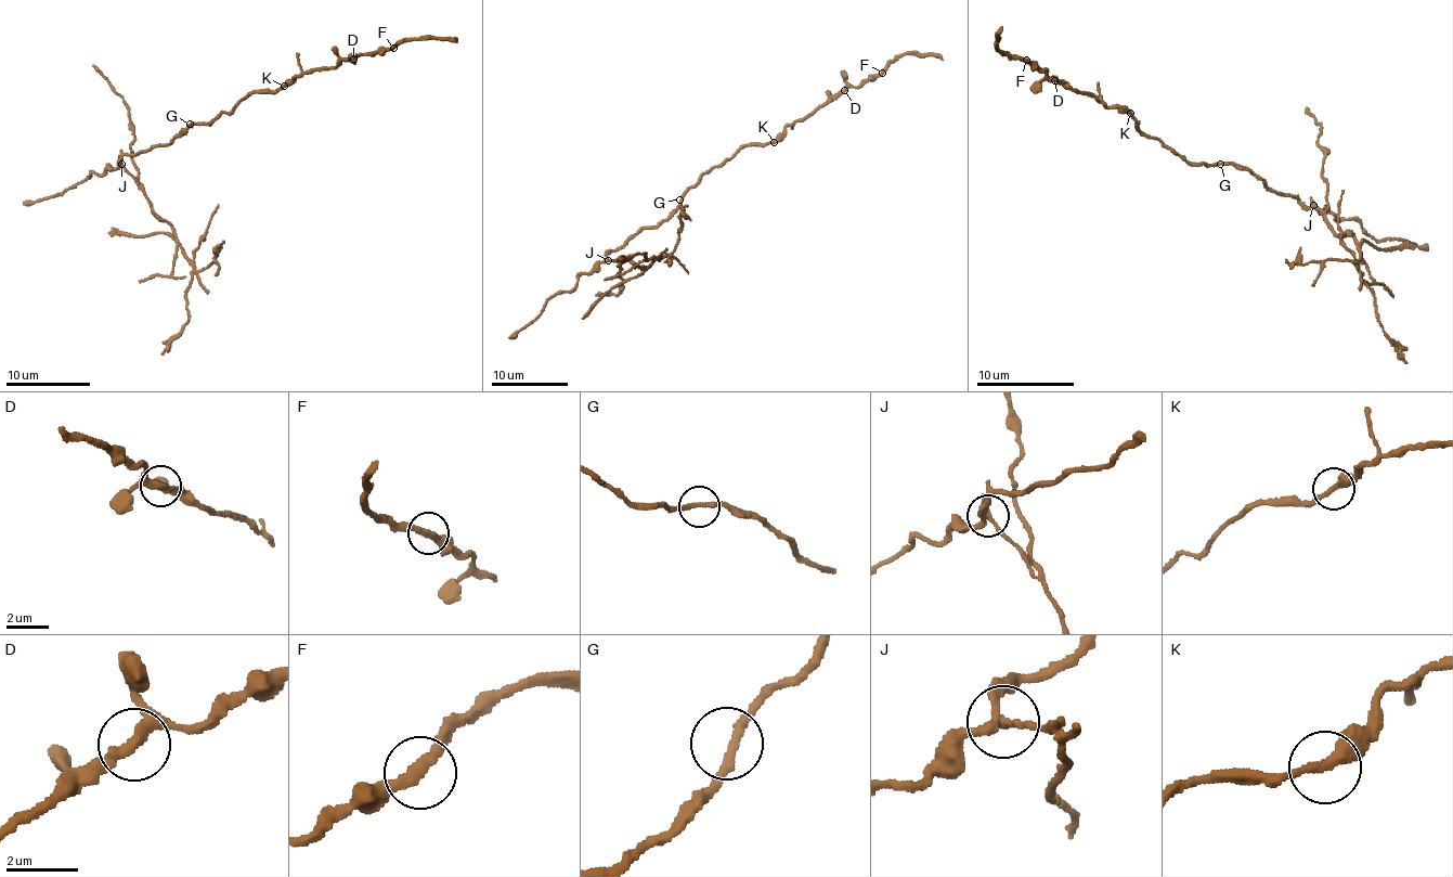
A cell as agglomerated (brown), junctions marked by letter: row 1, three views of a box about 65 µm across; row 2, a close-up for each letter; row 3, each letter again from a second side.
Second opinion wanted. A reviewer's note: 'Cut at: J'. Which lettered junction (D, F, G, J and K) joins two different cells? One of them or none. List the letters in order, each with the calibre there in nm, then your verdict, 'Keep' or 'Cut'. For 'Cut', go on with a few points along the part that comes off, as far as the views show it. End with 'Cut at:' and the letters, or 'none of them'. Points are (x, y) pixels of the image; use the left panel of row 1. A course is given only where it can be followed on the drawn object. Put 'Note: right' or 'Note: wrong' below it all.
D: Thickness 240 nm. Keep
F: Thickness 280 nm. Keep
G: Thickness 240 nm. Keep
J: Thickness 240 nm. Cut. Course of the part to remove: (121, 165), (150, 206), (172, 229), (193, 268), (185, 294), (189, 318), (161, 353)
K: Thickness 300 nm. Keep
Cut at: J
Note: right

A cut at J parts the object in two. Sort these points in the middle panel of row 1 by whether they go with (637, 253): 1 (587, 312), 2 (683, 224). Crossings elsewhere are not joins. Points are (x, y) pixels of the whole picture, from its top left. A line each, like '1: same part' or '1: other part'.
1: same part
2: same part

